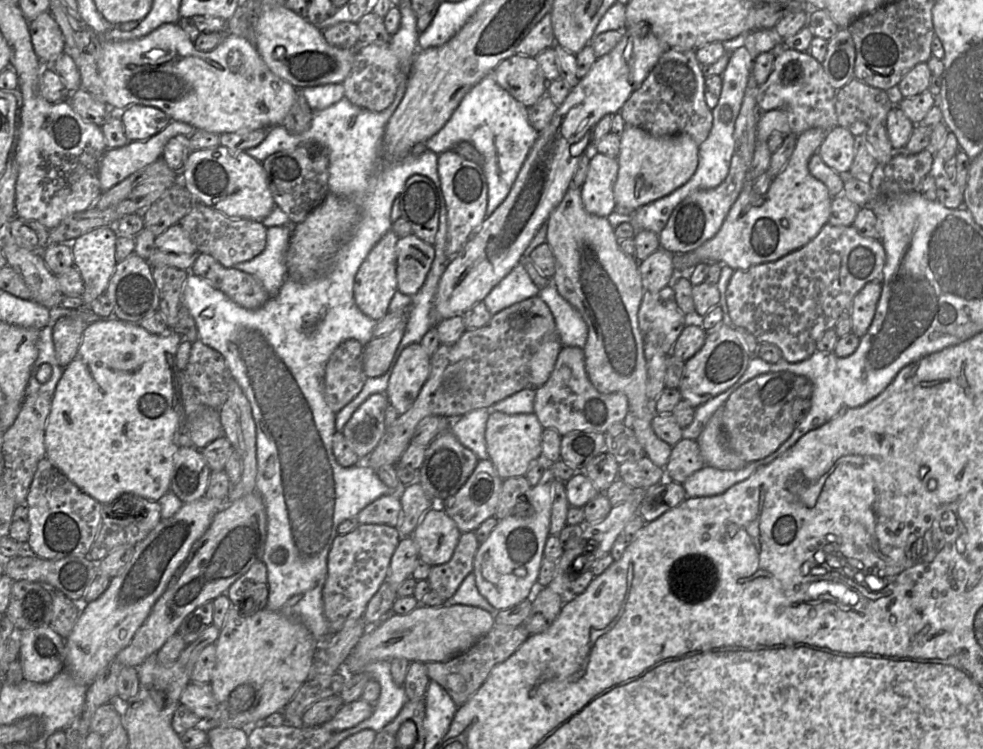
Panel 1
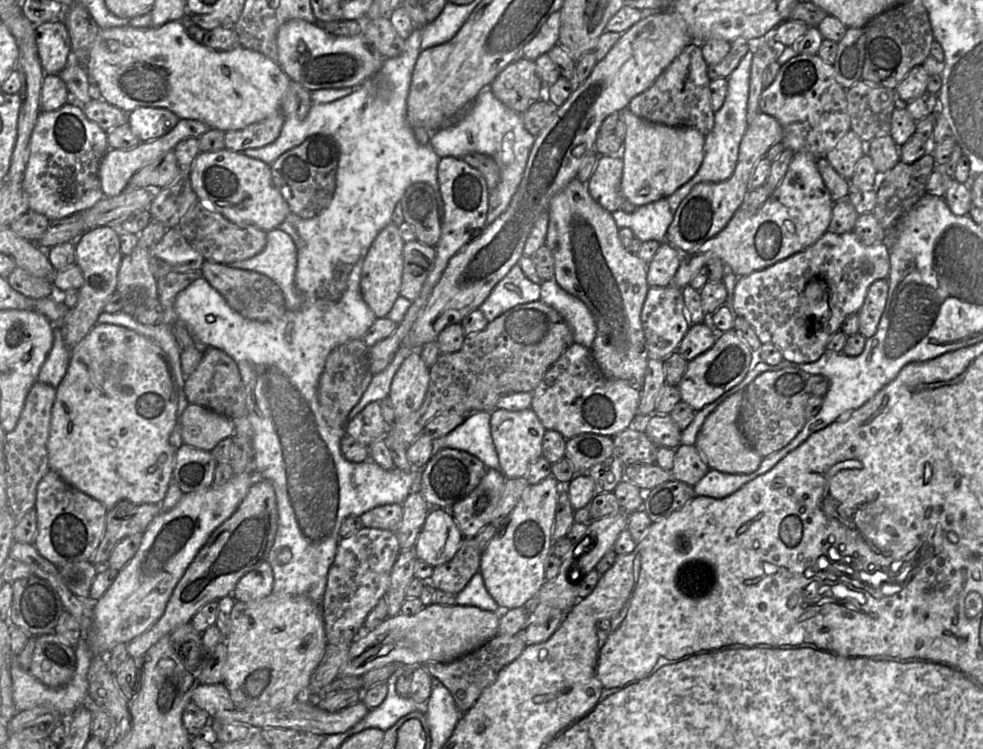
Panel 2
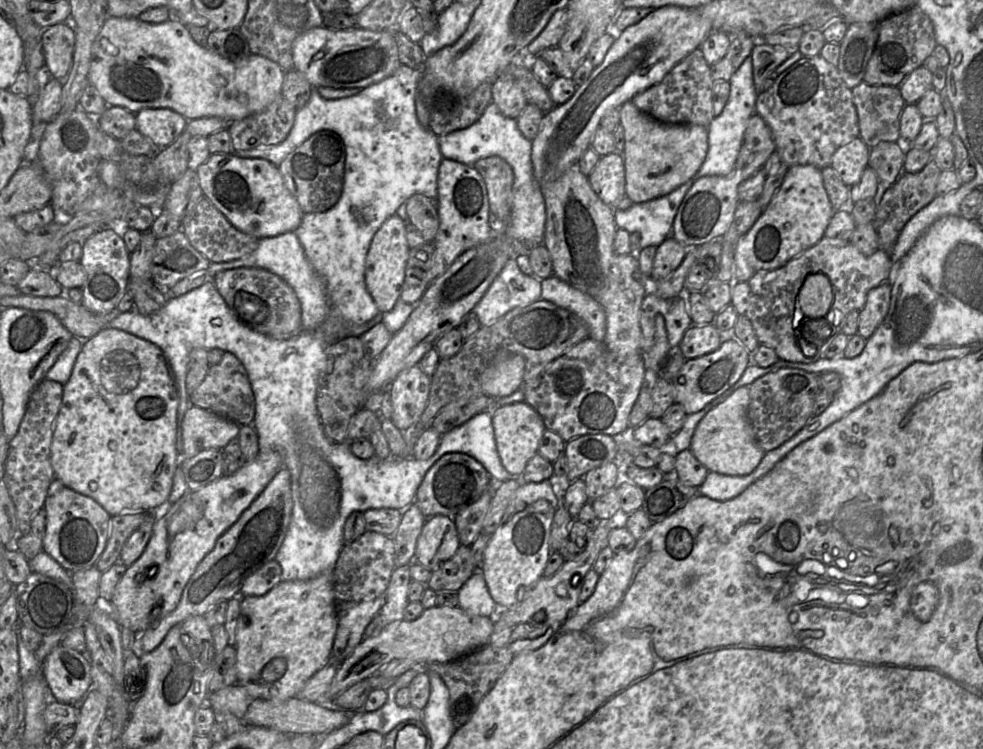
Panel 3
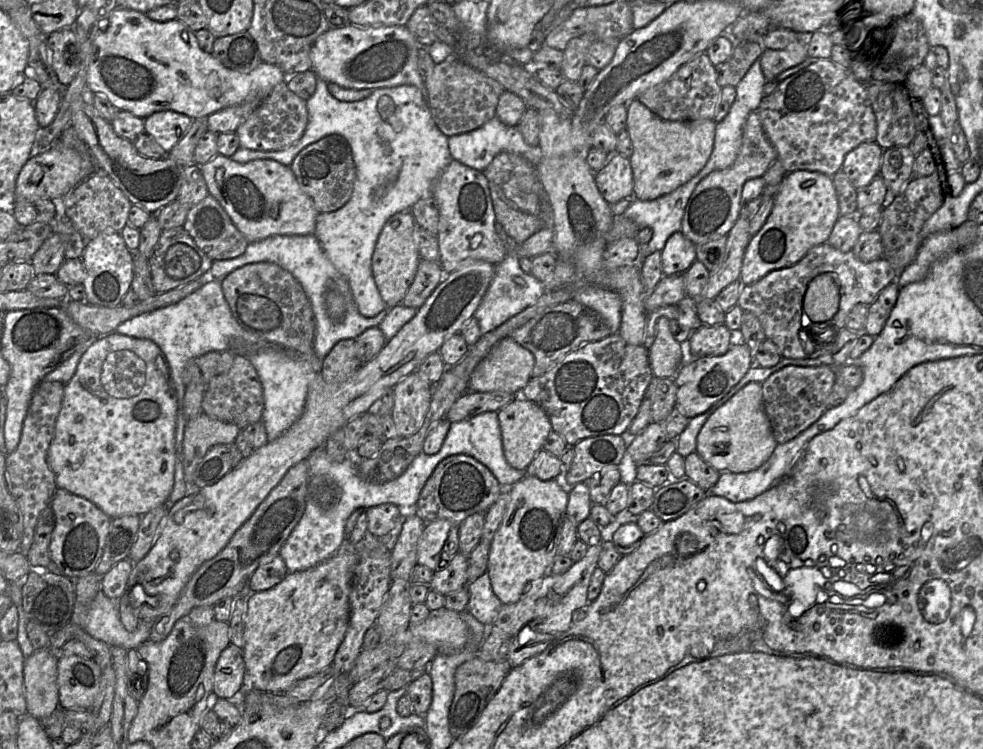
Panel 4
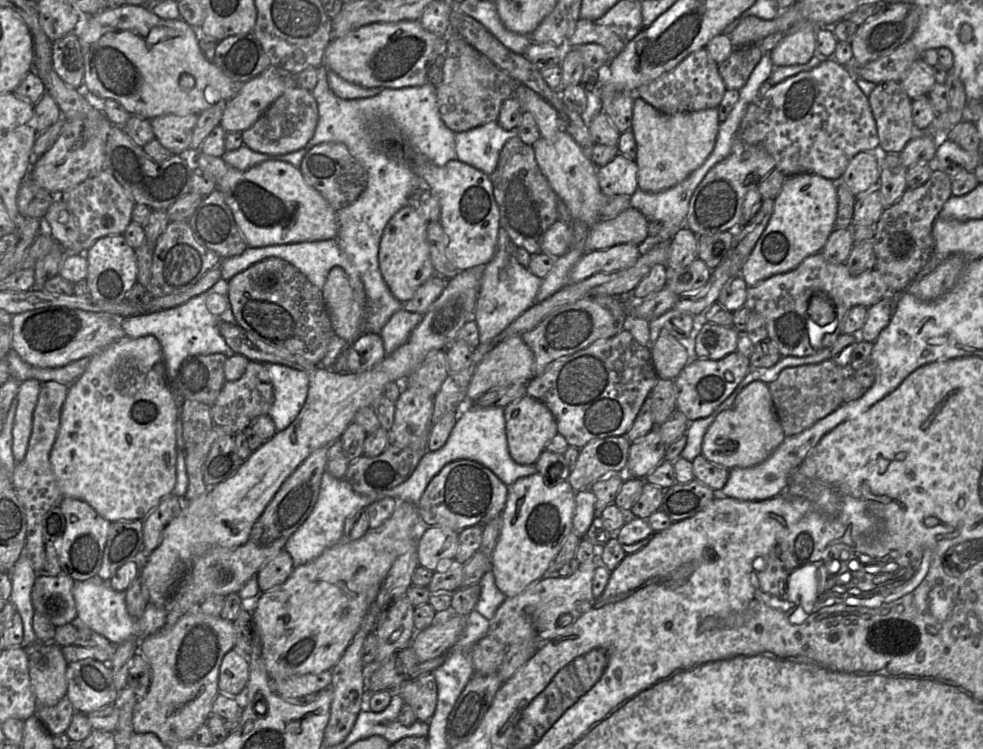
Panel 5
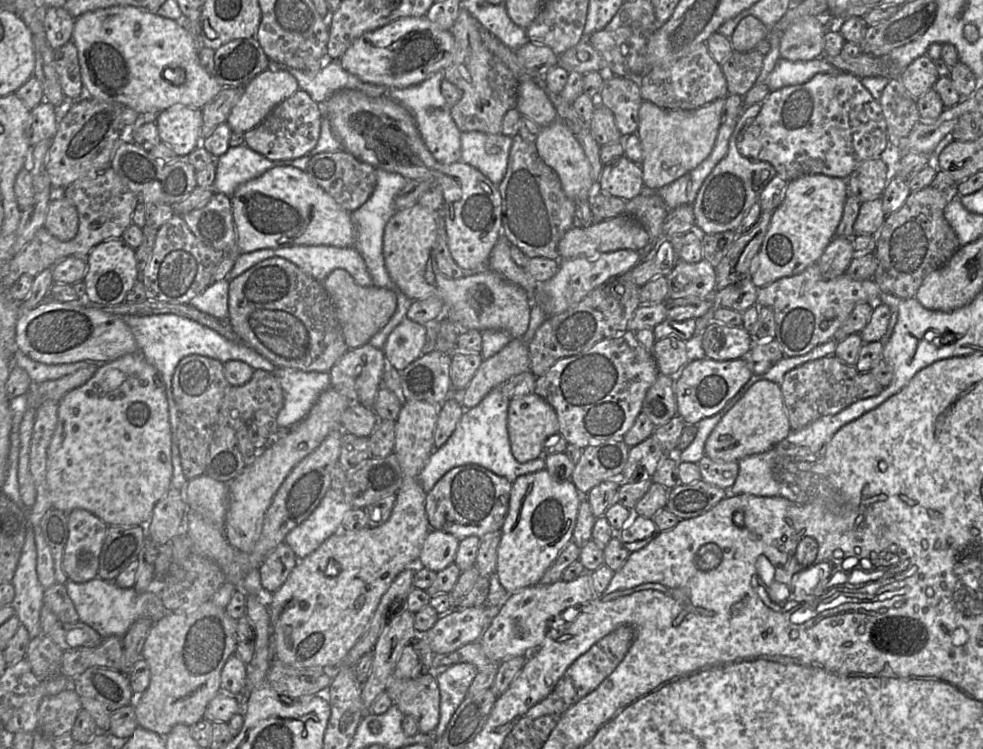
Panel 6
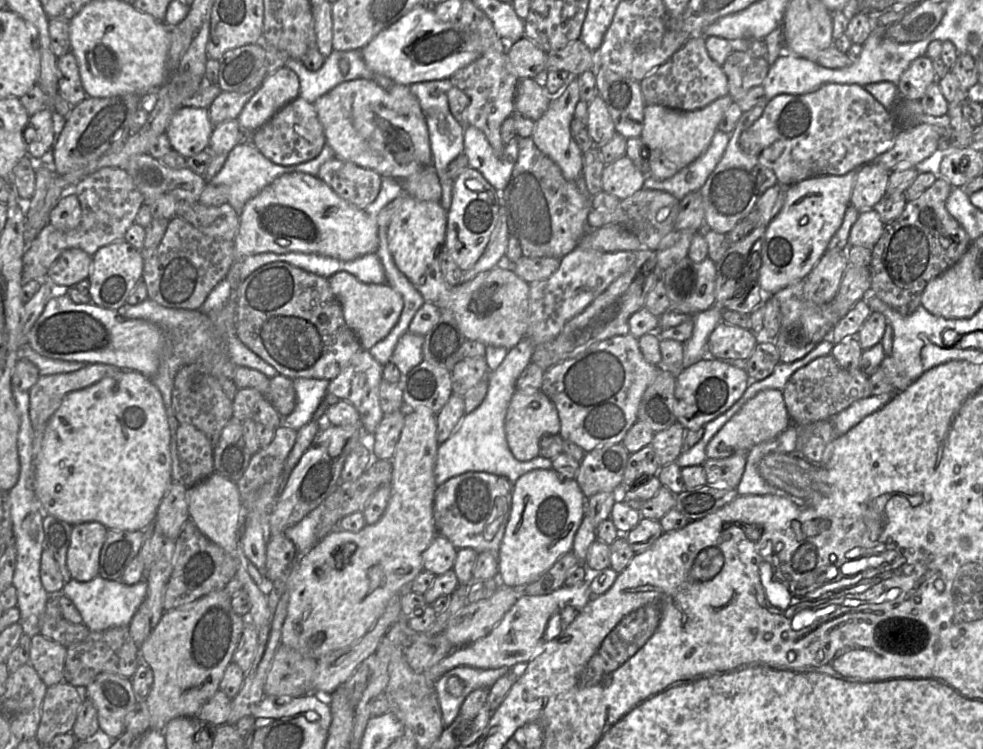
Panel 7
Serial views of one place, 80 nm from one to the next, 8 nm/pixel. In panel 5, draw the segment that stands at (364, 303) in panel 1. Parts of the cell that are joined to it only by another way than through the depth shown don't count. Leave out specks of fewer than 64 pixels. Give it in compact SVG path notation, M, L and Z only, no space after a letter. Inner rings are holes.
M407 204L388 221L381 237L379 268L392 295L403 304L413 298L416 290L423 283L437 274L429 254L428 223L417 205Z

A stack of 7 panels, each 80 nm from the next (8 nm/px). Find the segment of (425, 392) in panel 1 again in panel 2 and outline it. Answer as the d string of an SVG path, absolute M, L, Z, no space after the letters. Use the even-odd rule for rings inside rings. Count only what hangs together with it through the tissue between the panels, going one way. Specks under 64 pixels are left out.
M541 300L517 305L474 334L464 338L460 350L441 354L430 367L429 385L421 407L406 418L395 420L389 432L409 446L427 422L443 412L493 411L504 395L532 392L546 371L574 343L571 327Z

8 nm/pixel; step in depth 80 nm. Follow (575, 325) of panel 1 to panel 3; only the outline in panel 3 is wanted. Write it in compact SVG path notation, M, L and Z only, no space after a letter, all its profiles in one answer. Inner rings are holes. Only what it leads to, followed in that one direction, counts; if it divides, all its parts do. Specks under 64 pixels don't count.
M555 275L541 280L541 286L541 299L574 313L586 323L590 339L604 341L606 314L595 299L573 288Z

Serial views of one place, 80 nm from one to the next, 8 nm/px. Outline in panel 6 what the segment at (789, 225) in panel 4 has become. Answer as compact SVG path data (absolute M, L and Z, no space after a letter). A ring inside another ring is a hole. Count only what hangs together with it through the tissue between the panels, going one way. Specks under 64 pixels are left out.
M805 175L787 182L759 253L751 263L750 274L755 286L765 287L780 278L797 275L817 262L835 237L848 195L847 180L838 177Z

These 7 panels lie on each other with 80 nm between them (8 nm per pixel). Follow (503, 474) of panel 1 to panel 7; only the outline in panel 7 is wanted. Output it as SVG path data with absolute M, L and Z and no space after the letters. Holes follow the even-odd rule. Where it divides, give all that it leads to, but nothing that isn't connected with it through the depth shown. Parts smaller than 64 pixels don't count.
M515 391L505 417L506 441L513 456L522 462L540 456L540 438L546 434L559 434L560 419L554 403L541 391L526 394Z

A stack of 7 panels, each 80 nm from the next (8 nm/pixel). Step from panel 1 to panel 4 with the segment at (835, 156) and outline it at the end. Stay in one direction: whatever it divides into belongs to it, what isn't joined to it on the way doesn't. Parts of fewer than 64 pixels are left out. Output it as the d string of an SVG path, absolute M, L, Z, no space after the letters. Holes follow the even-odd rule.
M863 142L846 154L841 171L857 190L879 175L883 149L875 142Z

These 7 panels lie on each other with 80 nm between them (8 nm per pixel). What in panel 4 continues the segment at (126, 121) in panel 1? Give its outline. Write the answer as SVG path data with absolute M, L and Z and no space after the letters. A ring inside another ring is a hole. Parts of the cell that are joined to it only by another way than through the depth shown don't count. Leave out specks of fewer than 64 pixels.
M159 111L144 119L145 132L168 153L187 134L193 119L174 112Z

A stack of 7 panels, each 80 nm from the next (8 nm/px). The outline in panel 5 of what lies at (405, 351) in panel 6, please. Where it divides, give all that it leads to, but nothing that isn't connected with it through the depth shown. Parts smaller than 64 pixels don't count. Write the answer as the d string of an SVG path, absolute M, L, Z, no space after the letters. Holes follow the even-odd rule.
M404 308L391 316L380 332L386 355L394 352L408 340L413 329L422 320L422 316L415 312L409 312Z

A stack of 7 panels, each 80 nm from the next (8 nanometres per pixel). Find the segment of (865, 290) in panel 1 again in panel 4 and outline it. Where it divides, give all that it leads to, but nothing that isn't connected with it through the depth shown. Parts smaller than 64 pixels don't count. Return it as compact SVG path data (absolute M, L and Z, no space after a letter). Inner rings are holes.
M893 282L887 285L868 306L865 327L862 333L876 337L883 330L885 323L897 301L899 286Z

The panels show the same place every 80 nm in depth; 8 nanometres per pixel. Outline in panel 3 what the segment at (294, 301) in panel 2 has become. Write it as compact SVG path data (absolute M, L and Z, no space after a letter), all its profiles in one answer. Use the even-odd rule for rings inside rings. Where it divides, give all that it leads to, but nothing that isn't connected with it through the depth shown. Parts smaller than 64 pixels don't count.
M286 232L273 237L259 239L256 250L242 258L215 263L212 262L206 273L212 279L217 273L238 267L264 268L285 280L295 291L301 305L303 330L315 331L322 328L327 330L328 347L331 343L348 336L360 337L363 333L382 322L383 313L378 314L369 322L356 325L342 321L332 310L326 284L317 274L305 255L304 248L295 232Z

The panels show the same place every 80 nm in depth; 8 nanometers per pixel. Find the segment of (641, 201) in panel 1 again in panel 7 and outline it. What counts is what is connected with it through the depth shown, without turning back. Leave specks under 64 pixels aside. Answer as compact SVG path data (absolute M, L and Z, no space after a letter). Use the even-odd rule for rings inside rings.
M729 95L716 99L704 108L694 111L671 109L662 105L647 104L644 108L641 140L649 151L649 174L656 180L673 177L700 157L709 147L718 130L718 124L733 98Z

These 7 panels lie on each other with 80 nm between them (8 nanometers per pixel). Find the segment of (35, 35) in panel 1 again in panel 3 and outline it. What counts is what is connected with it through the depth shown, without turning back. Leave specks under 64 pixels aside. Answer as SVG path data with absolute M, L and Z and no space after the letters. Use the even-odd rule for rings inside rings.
M59 23L42 30L45 70L54 78L65 78L72 66L75 31L71 23Z

